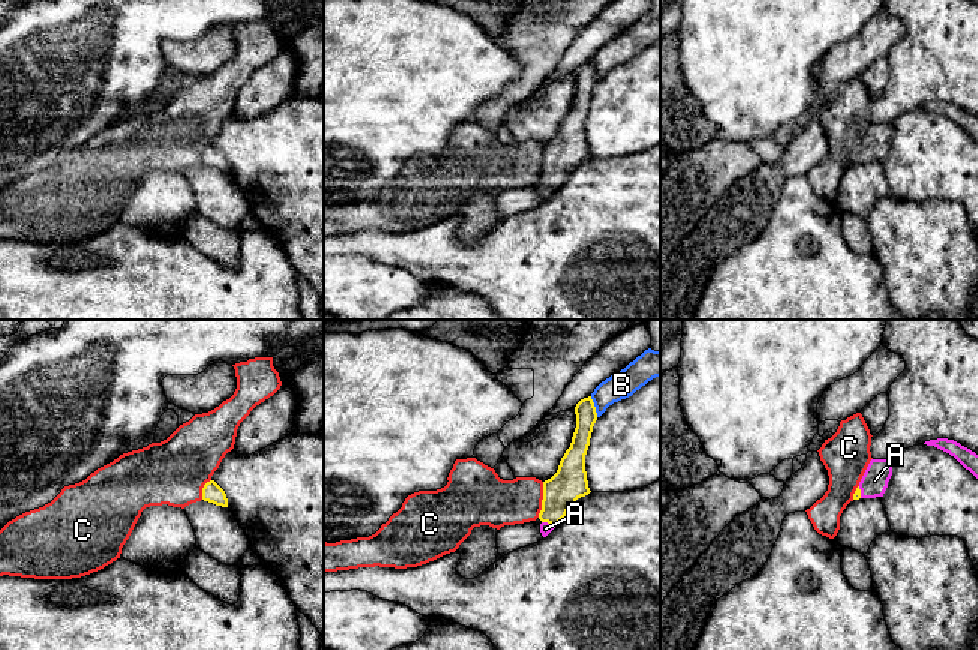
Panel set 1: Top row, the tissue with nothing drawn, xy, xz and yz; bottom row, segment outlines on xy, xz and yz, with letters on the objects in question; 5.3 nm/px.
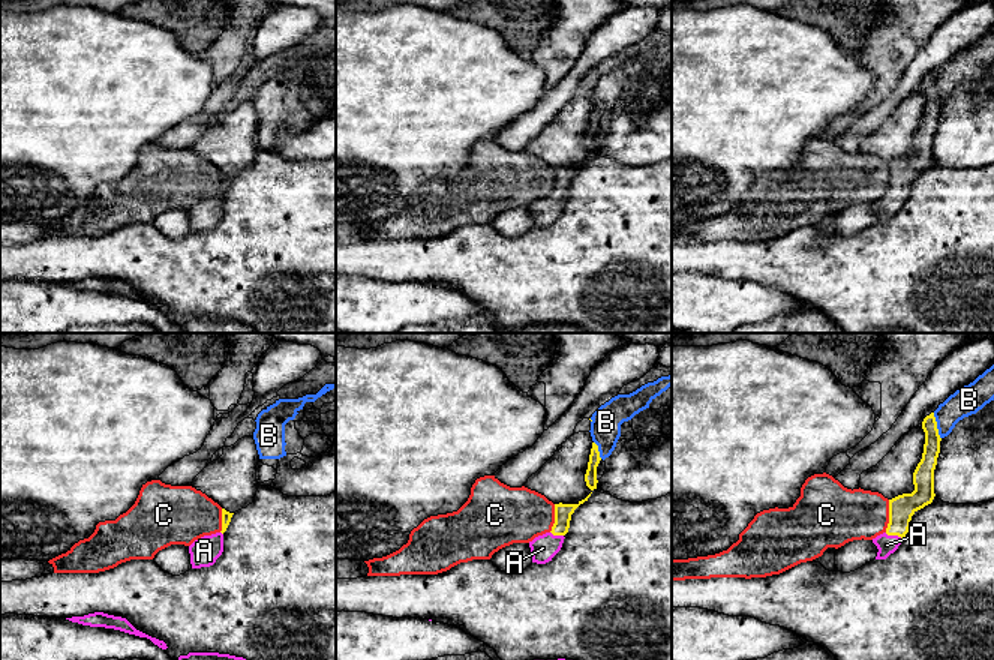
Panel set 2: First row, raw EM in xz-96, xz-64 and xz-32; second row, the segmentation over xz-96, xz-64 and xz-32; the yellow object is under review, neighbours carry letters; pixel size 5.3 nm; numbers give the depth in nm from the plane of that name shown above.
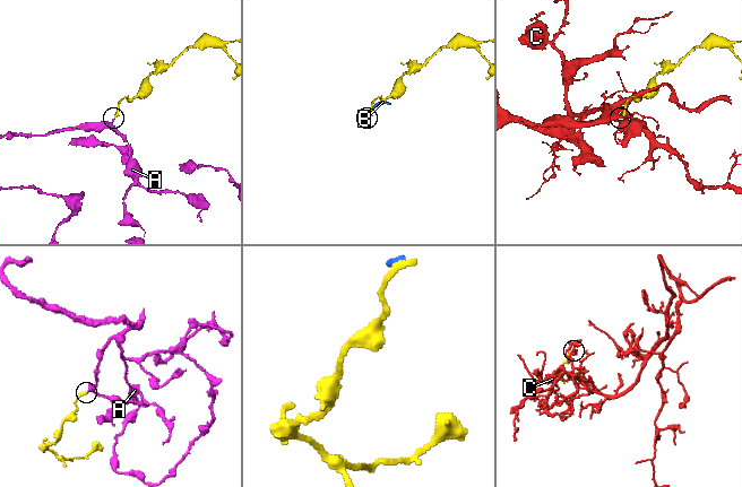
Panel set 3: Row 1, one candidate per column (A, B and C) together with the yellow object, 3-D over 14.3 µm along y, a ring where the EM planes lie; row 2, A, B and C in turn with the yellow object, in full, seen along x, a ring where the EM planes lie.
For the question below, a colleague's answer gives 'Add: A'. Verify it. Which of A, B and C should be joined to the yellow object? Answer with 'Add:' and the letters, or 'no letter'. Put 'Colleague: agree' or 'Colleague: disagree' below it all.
Add: A
Colleague: agree

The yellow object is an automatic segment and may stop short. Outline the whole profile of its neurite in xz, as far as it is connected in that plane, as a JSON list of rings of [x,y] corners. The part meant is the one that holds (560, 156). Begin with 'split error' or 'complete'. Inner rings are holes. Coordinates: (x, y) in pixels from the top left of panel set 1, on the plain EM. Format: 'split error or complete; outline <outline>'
split error; outline [[[591,60],[580,63],[574,71],[576,92],[570,111],[560,125],[556,137],[543,146],[542,174],[538,177],[540,197],[546,201],[578,162],[588,159],[585,119],[590,110],[597,77]]]

